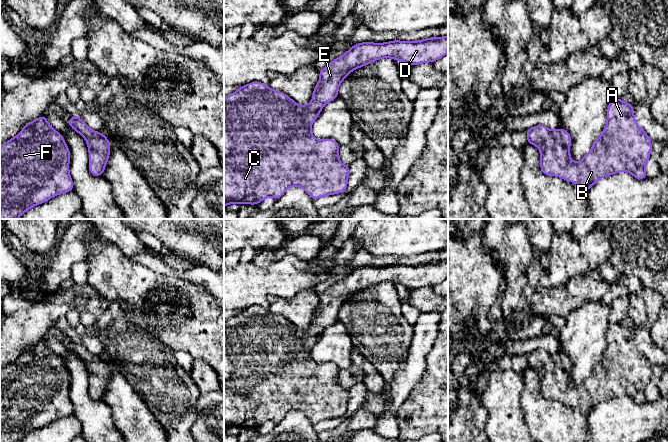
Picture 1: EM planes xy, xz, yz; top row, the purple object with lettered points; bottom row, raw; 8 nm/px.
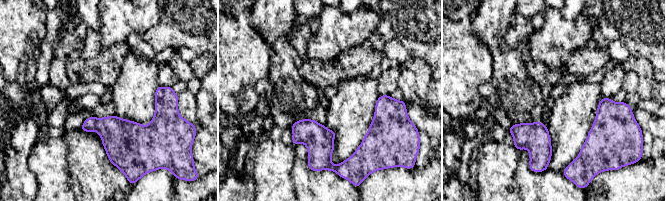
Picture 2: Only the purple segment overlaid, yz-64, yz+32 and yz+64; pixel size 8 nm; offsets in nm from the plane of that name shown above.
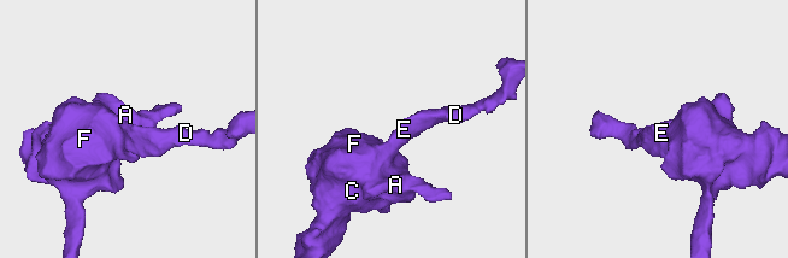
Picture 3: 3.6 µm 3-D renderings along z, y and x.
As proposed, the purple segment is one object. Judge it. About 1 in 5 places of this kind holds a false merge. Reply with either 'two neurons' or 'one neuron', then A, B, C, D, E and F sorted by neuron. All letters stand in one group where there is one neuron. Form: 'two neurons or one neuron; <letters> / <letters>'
one neuron; A B C D E F

